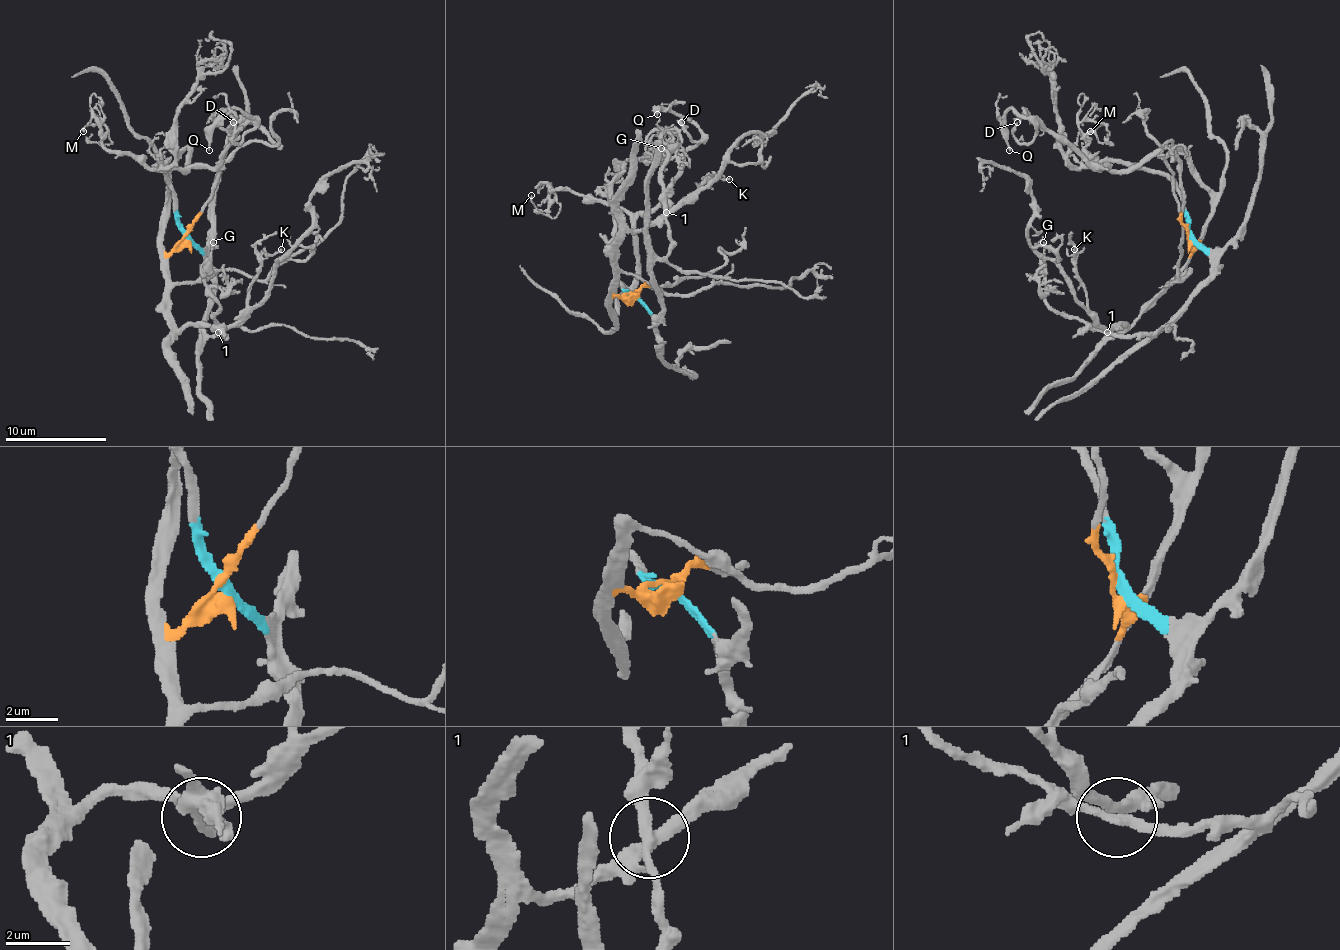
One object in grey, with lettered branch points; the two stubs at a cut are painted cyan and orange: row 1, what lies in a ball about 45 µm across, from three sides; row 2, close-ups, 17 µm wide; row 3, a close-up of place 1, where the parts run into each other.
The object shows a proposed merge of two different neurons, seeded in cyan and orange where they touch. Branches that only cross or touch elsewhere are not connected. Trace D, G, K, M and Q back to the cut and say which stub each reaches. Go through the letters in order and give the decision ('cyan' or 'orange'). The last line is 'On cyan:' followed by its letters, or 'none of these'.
D: orange
G: cyan
K: orange
M: orange
Q: orange
On cyan: G

